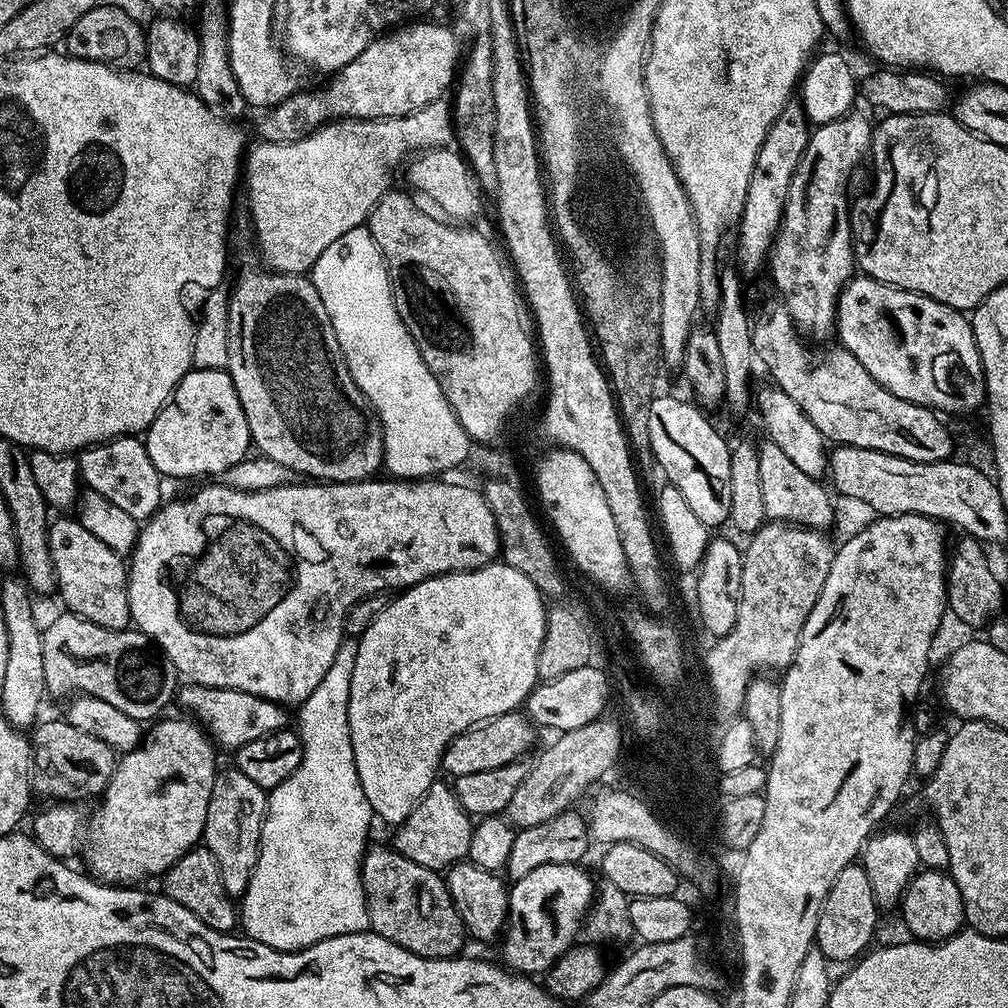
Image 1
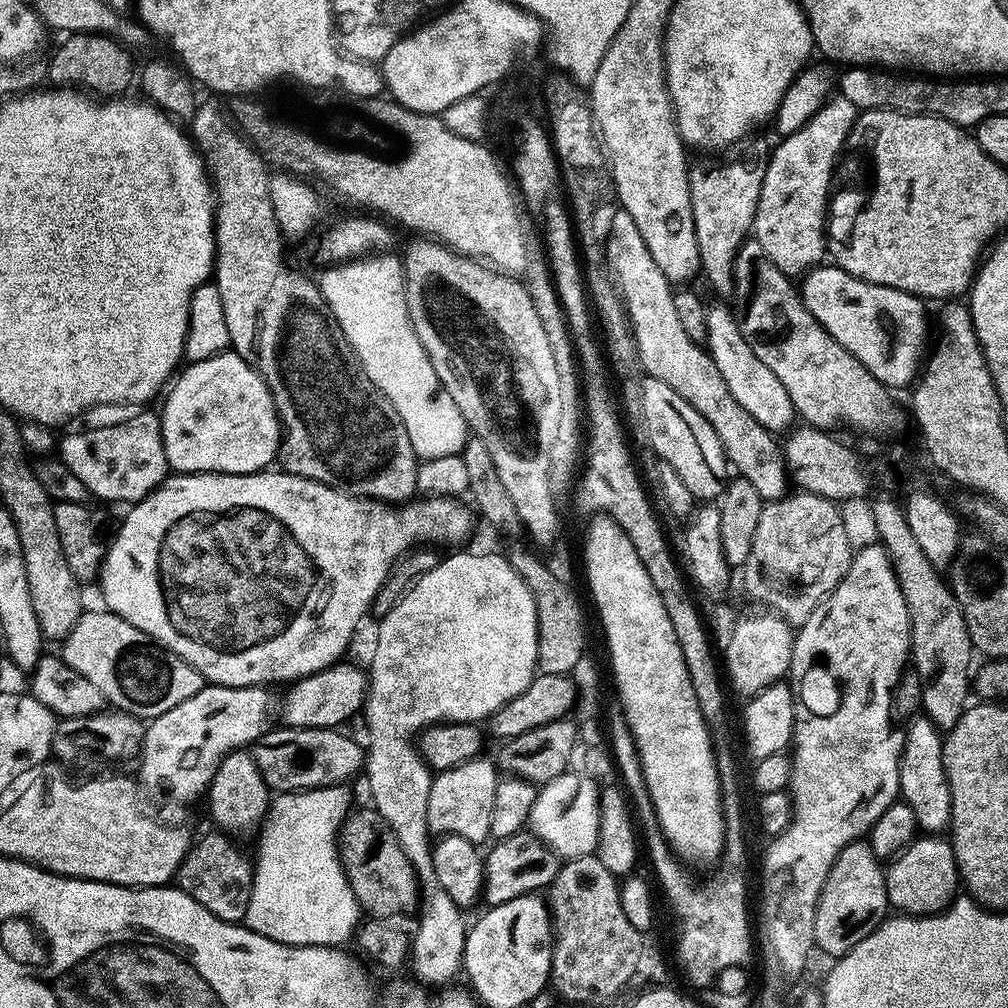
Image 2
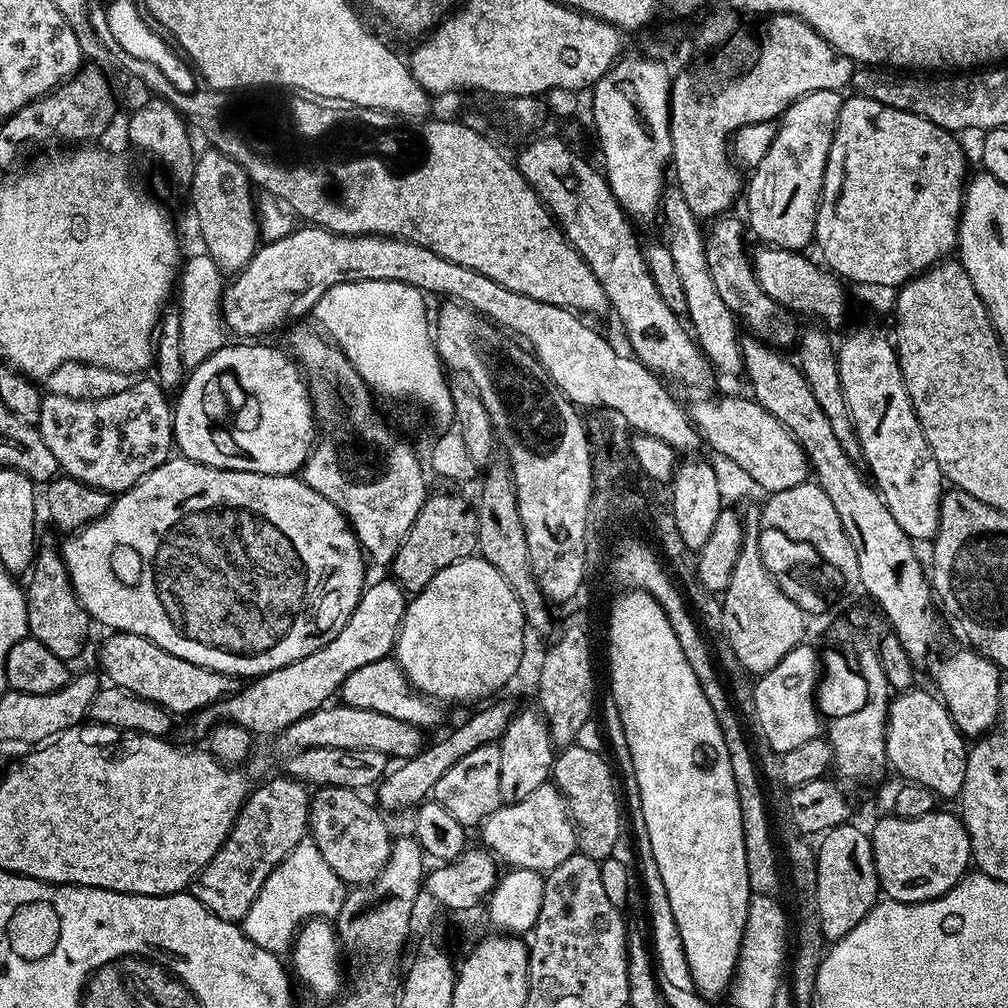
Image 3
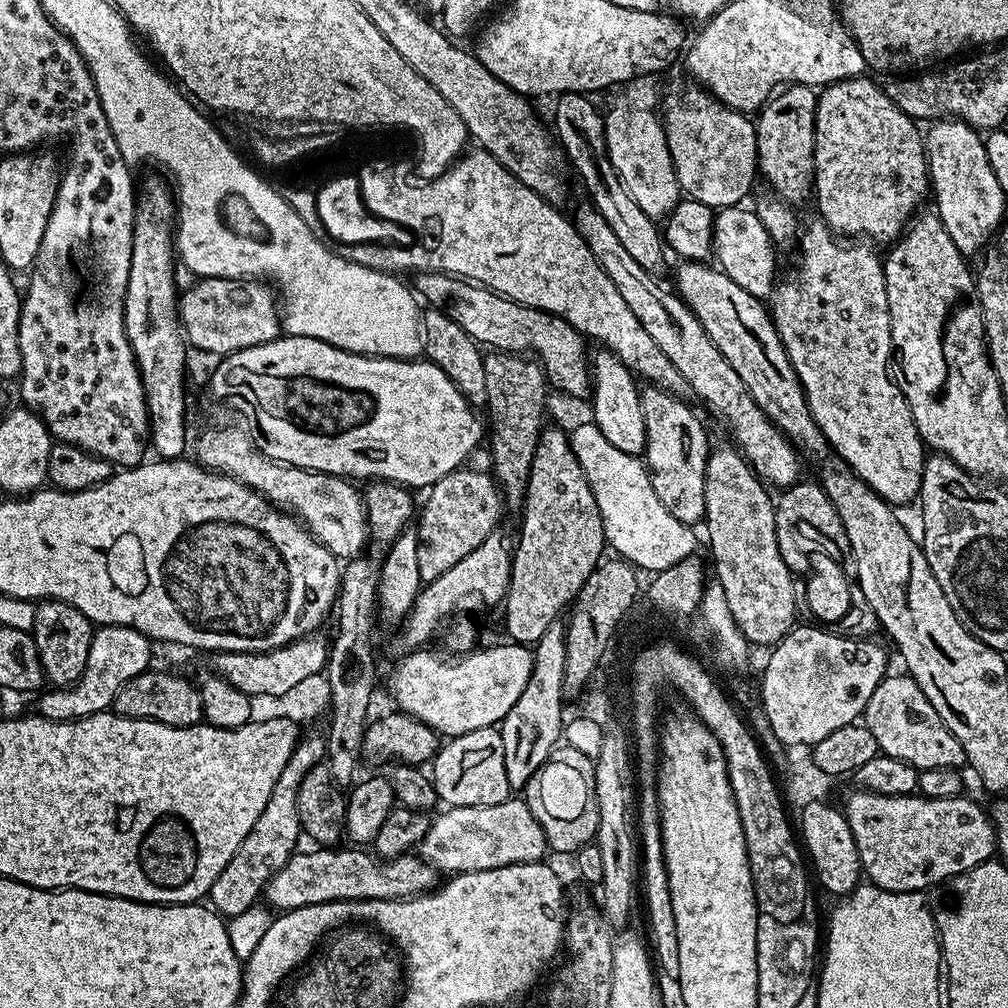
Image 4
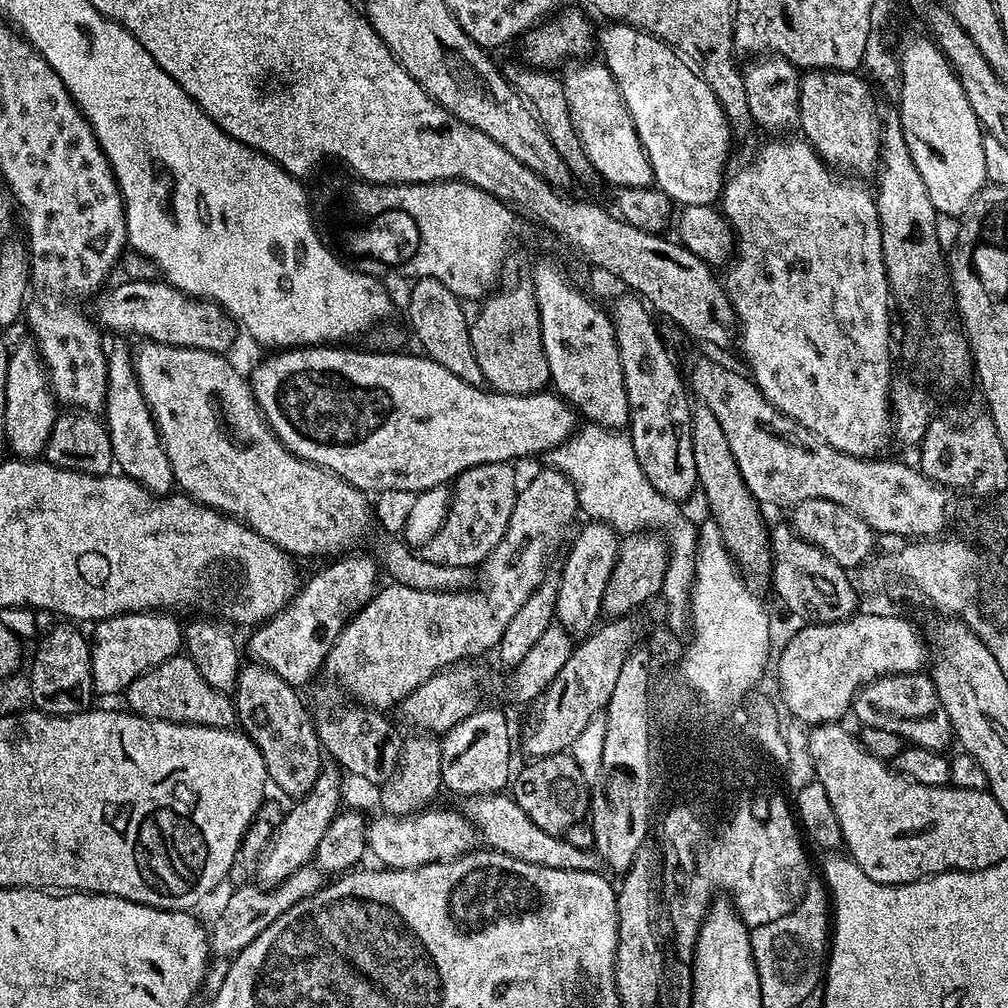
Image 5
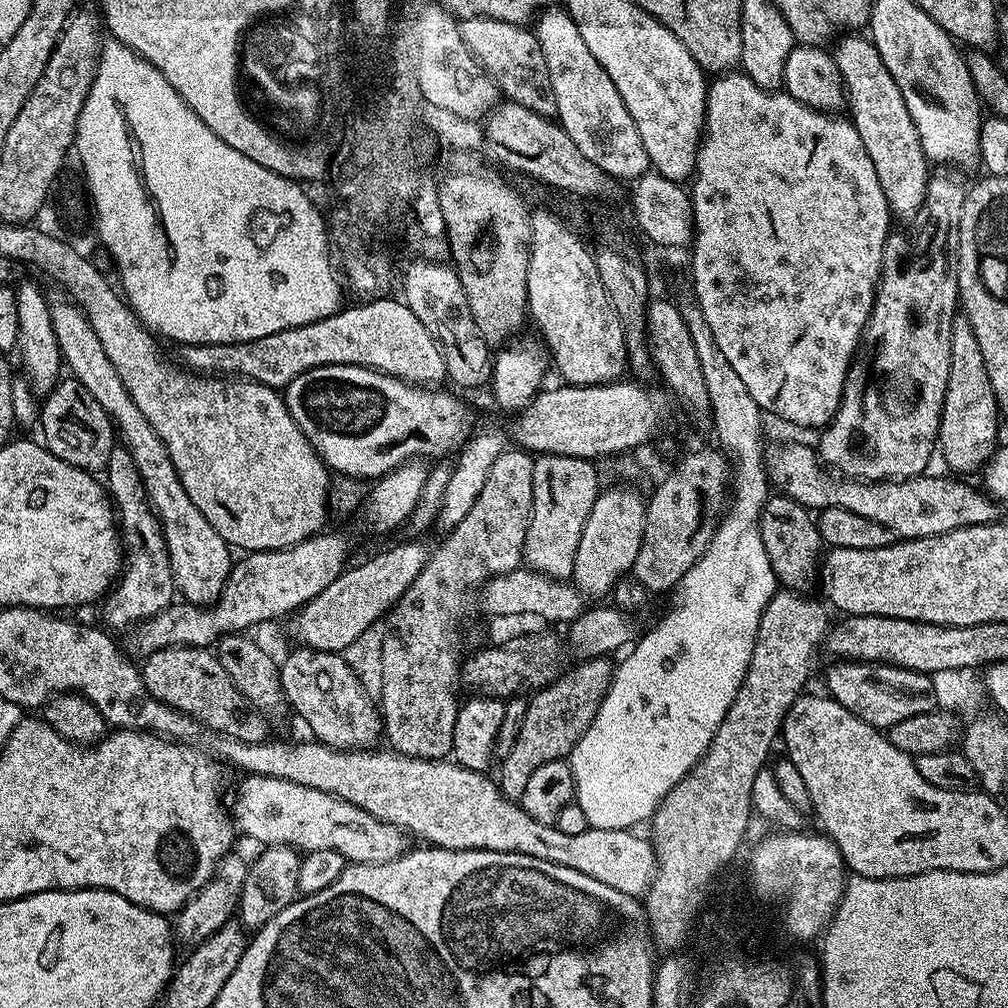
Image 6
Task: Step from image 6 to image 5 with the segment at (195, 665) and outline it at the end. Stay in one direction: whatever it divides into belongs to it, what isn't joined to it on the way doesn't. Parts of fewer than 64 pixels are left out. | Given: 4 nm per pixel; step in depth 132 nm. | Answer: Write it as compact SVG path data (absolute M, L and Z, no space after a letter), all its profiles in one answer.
M186 654L171 656L158 666L148 669L126 690L127 711L147 720L165 720L171 724L197 724L207 728L231 728L237 723L238 713L233 697L214 690L198 672L198 666Z

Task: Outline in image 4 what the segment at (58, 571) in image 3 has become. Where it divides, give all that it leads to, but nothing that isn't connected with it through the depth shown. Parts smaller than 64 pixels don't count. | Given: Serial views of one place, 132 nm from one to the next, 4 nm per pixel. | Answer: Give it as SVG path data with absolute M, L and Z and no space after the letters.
M41 600L36 604L36 621L31 633L36 637L45 681L56 688L67 688L75 684L86 670L86 658L90 658L94 635L92 621L66 602Z

